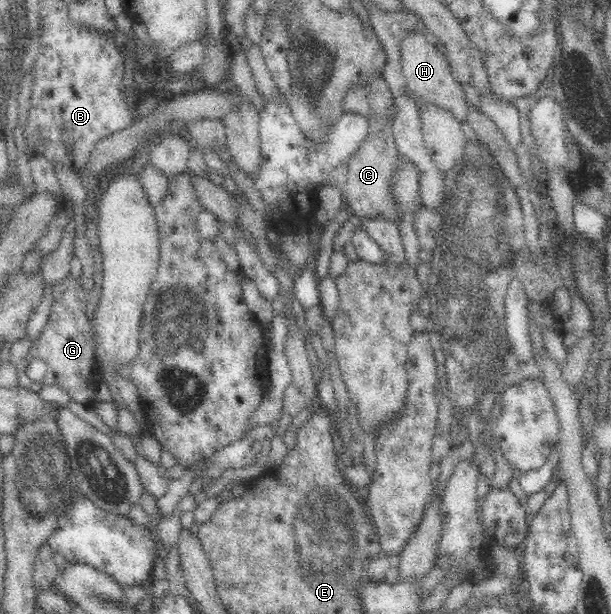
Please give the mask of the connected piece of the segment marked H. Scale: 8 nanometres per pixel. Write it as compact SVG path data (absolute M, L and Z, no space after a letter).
M410 33L401 44L401 72L406 90L413 96L418 112L426 105L442 108L451 112L459 121L466 118L466 101L464 101L463 85L452 75L449 63L438 53L428 34Z

